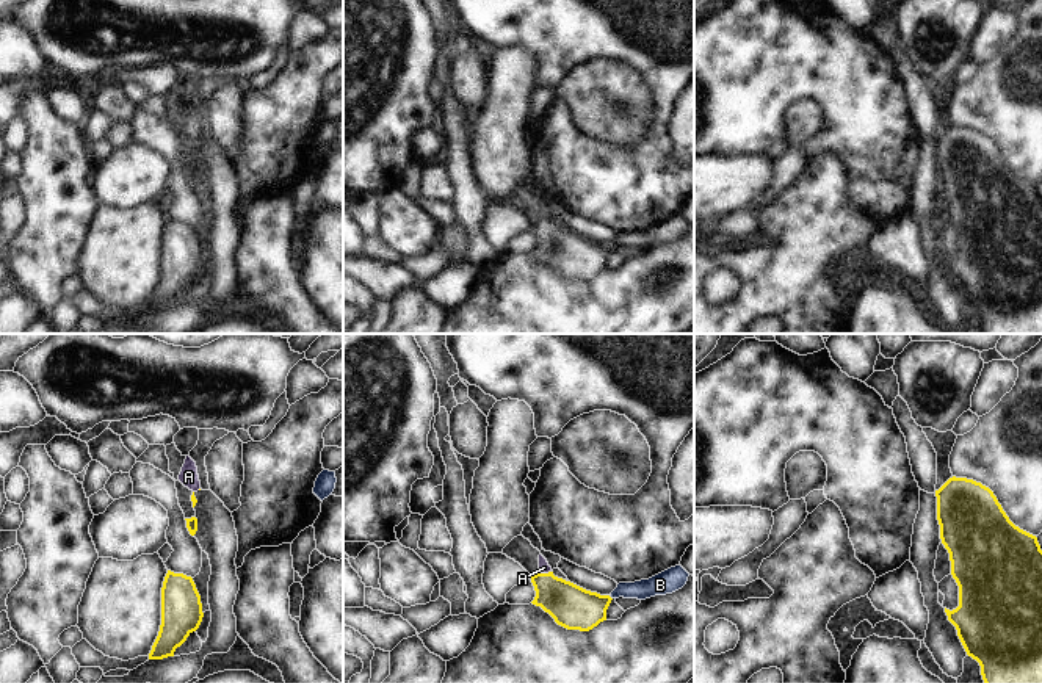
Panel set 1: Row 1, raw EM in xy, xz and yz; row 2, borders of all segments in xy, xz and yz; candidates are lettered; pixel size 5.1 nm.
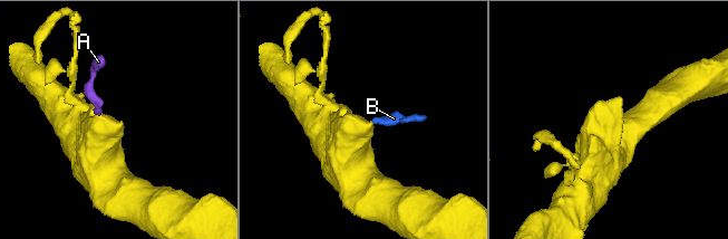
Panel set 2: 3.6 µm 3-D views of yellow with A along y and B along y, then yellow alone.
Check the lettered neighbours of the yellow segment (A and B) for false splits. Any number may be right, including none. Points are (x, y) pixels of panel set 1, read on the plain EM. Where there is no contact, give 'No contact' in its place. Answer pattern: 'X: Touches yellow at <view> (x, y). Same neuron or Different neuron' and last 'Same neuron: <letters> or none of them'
A: Touches yellow at xz (544, 223). Same neuron
B: Touches yellow at xz (610, 246). Same neuron
Same neuron: A, B

